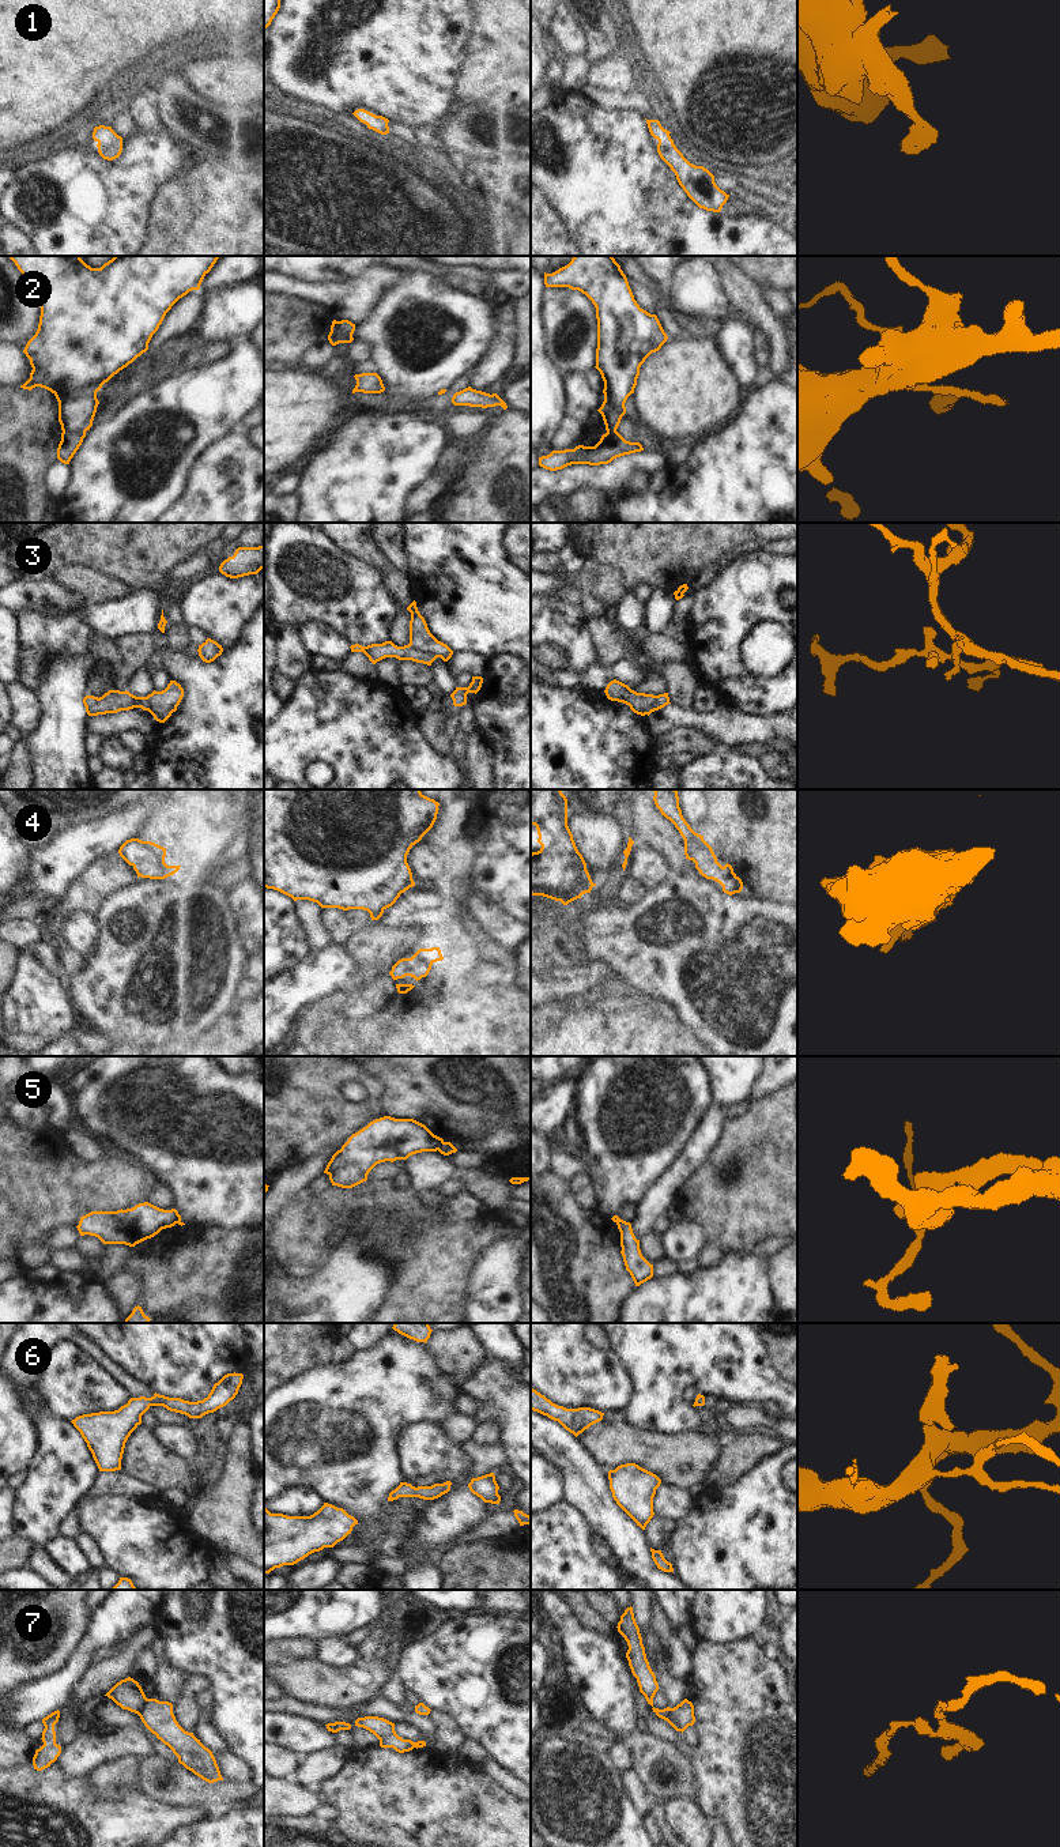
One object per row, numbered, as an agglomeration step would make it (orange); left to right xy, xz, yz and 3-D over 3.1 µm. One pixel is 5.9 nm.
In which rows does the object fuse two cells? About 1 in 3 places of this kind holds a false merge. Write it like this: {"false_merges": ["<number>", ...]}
{"false_merges": ["2", "3", "5", "7"]}

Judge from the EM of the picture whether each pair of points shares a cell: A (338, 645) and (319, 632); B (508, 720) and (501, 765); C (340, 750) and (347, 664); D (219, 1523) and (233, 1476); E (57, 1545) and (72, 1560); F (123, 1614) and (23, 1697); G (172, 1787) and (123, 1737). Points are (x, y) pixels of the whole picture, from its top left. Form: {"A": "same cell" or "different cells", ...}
{"A": "same cell", "B": "same cell", "C": "different cells", "D": "same cell", "E": "same cell", "F": "same cell", "G": "different cells"}

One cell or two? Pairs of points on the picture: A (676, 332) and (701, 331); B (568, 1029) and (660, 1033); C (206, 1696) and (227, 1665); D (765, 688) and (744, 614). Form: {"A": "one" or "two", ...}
{"A": "two", "B": "one", "C": "two", "D": "one"}

